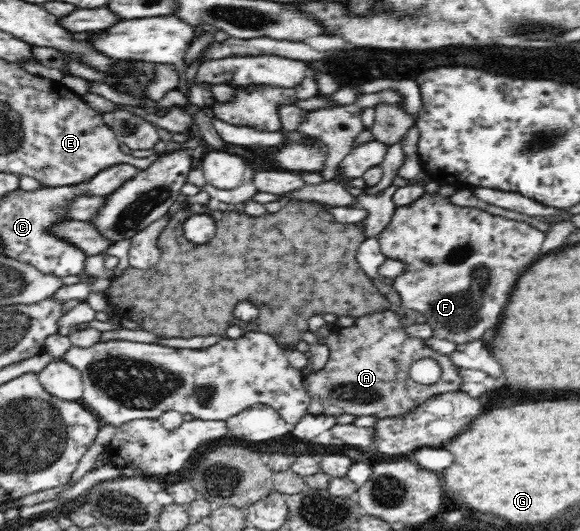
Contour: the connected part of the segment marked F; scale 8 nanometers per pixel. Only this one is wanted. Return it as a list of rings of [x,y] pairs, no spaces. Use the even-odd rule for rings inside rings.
[[[440,186],[438,194],[430,195],[425,192],[419,199],[416,199],[409,205],[398,207],[391,217],[391,221],[383,227],[383,231],[379,231],[375,238],[379,242],[379,249],[385,256],[385,259],[399,260],[405,264],[403,271],[392,281],[392,287],[398,293],[400,297],[401,307],[405,309],[415,324],[429,325],[433,329],[433,338],[445,339],[448,342],[453,342],[456,345],[469,344],[479,339],[486,339],[491,336],[491,333],[495,332],[495,325],[499,323],[499,315],[503,311],[503,307],[507,305],[509,301],[509,295],[515,287],[515,281],[519,279],[519,275],[527,269],[527,265],[537,259],[541,255],[541,249],[543,249],[543,243],[545,243],[545,236],[547,233],[537,229],[533,225],[526,221],[515,221],[515,219],[509,219],[509,217],[501,217],[501,215],[493,215],[487,211],[475,208],[475,207],[459,207],[447,200],[447,197],[451,194],[450,186]]]

